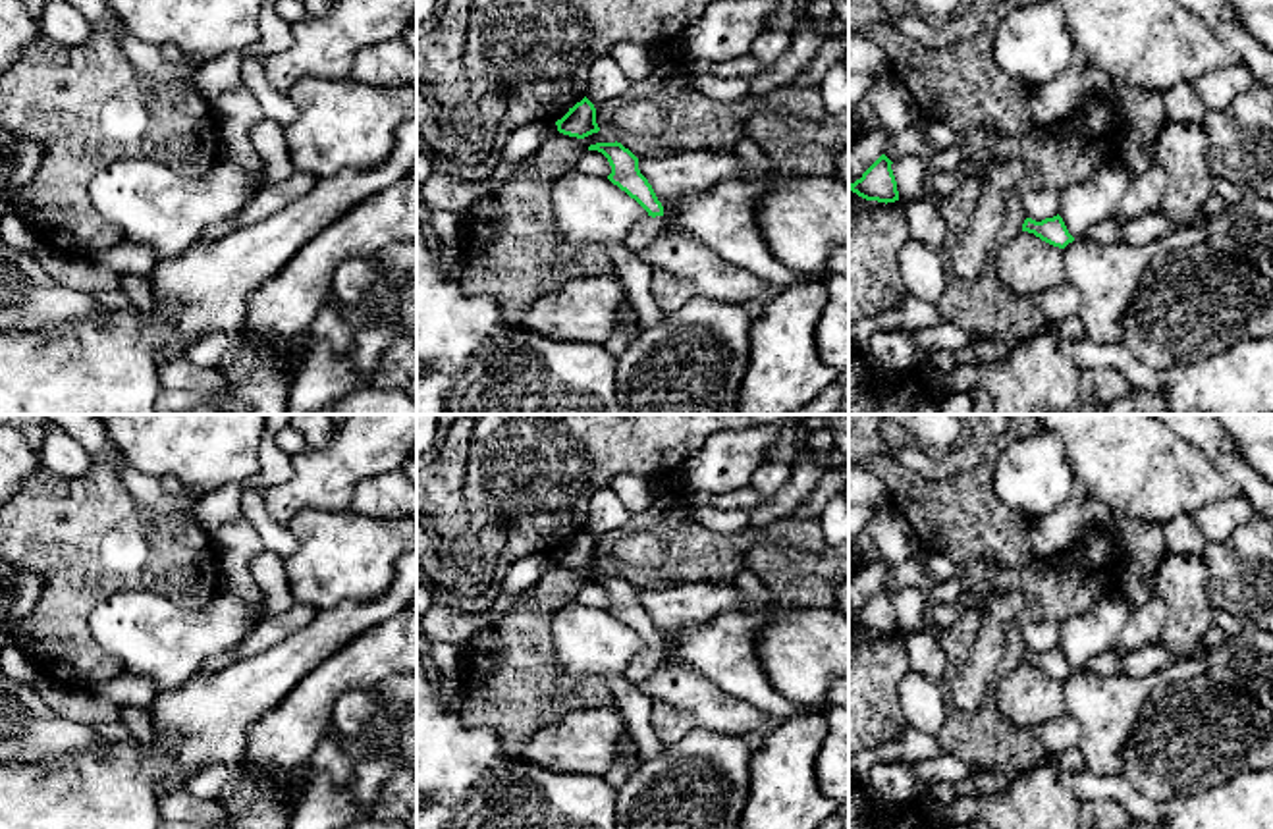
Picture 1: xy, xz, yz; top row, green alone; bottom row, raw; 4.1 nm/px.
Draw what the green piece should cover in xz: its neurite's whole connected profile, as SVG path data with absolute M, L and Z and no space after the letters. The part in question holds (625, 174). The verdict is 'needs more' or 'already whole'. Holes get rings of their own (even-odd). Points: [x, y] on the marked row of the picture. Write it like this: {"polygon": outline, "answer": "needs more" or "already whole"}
{"polygon": "M596 143L590 145L588 150L598 150L608 158L611 166L608 179L648 212L648 216L633 227L623 243L631 253L640 256L654 241L656 233L664 227L664 206L648 179L640 174L638 158L621 143Z", "answer": "needs more"}

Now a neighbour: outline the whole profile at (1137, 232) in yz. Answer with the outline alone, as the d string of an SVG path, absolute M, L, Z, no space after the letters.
M1159 210L1148 212L1140 218L1121 224L1121 243L1130 247L1142 247L1177 227L1178 224L1163 216Z

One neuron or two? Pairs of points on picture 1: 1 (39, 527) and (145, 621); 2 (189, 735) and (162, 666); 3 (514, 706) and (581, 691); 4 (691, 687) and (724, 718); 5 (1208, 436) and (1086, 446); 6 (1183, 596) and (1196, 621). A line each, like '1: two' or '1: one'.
1: two
2: two
3: one
4: one
5: two
6: one

